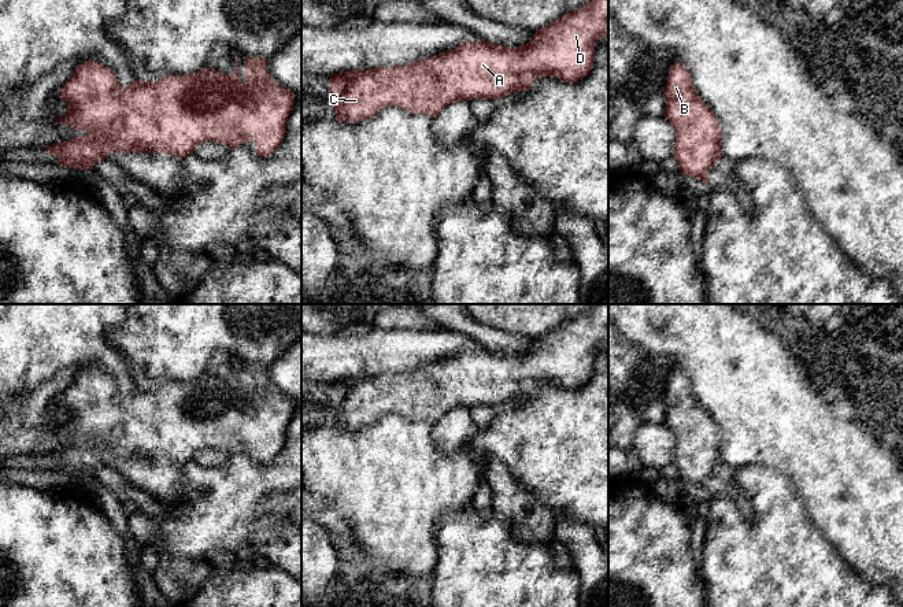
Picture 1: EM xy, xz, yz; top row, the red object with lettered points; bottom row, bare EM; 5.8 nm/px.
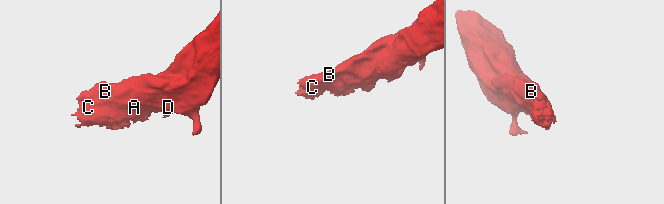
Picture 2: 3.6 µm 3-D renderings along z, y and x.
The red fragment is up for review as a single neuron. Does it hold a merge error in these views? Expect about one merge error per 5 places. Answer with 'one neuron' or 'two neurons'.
one neuron

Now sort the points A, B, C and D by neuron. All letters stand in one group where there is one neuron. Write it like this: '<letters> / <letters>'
A B C D

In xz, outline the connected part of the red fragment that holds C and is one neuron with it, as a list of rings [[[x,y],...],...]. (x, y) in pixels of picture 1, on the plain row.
[[[595,304],[536,337],[533,345],[518,355],[480,347],[410,371],[337,380],[330,384],[332,414],[340,429],[359,429],[389,412],[434,425],[459,407],[506,404],[512,399],[530,396],[541,384],[577,389],[591,380],[595,349],[603,343],[608,344],[608,304]]]

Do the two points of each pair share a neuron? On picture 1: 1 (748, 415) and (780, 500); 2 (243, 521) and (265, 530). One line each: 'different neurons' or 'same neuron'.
1: different neurons
2: different neurons

